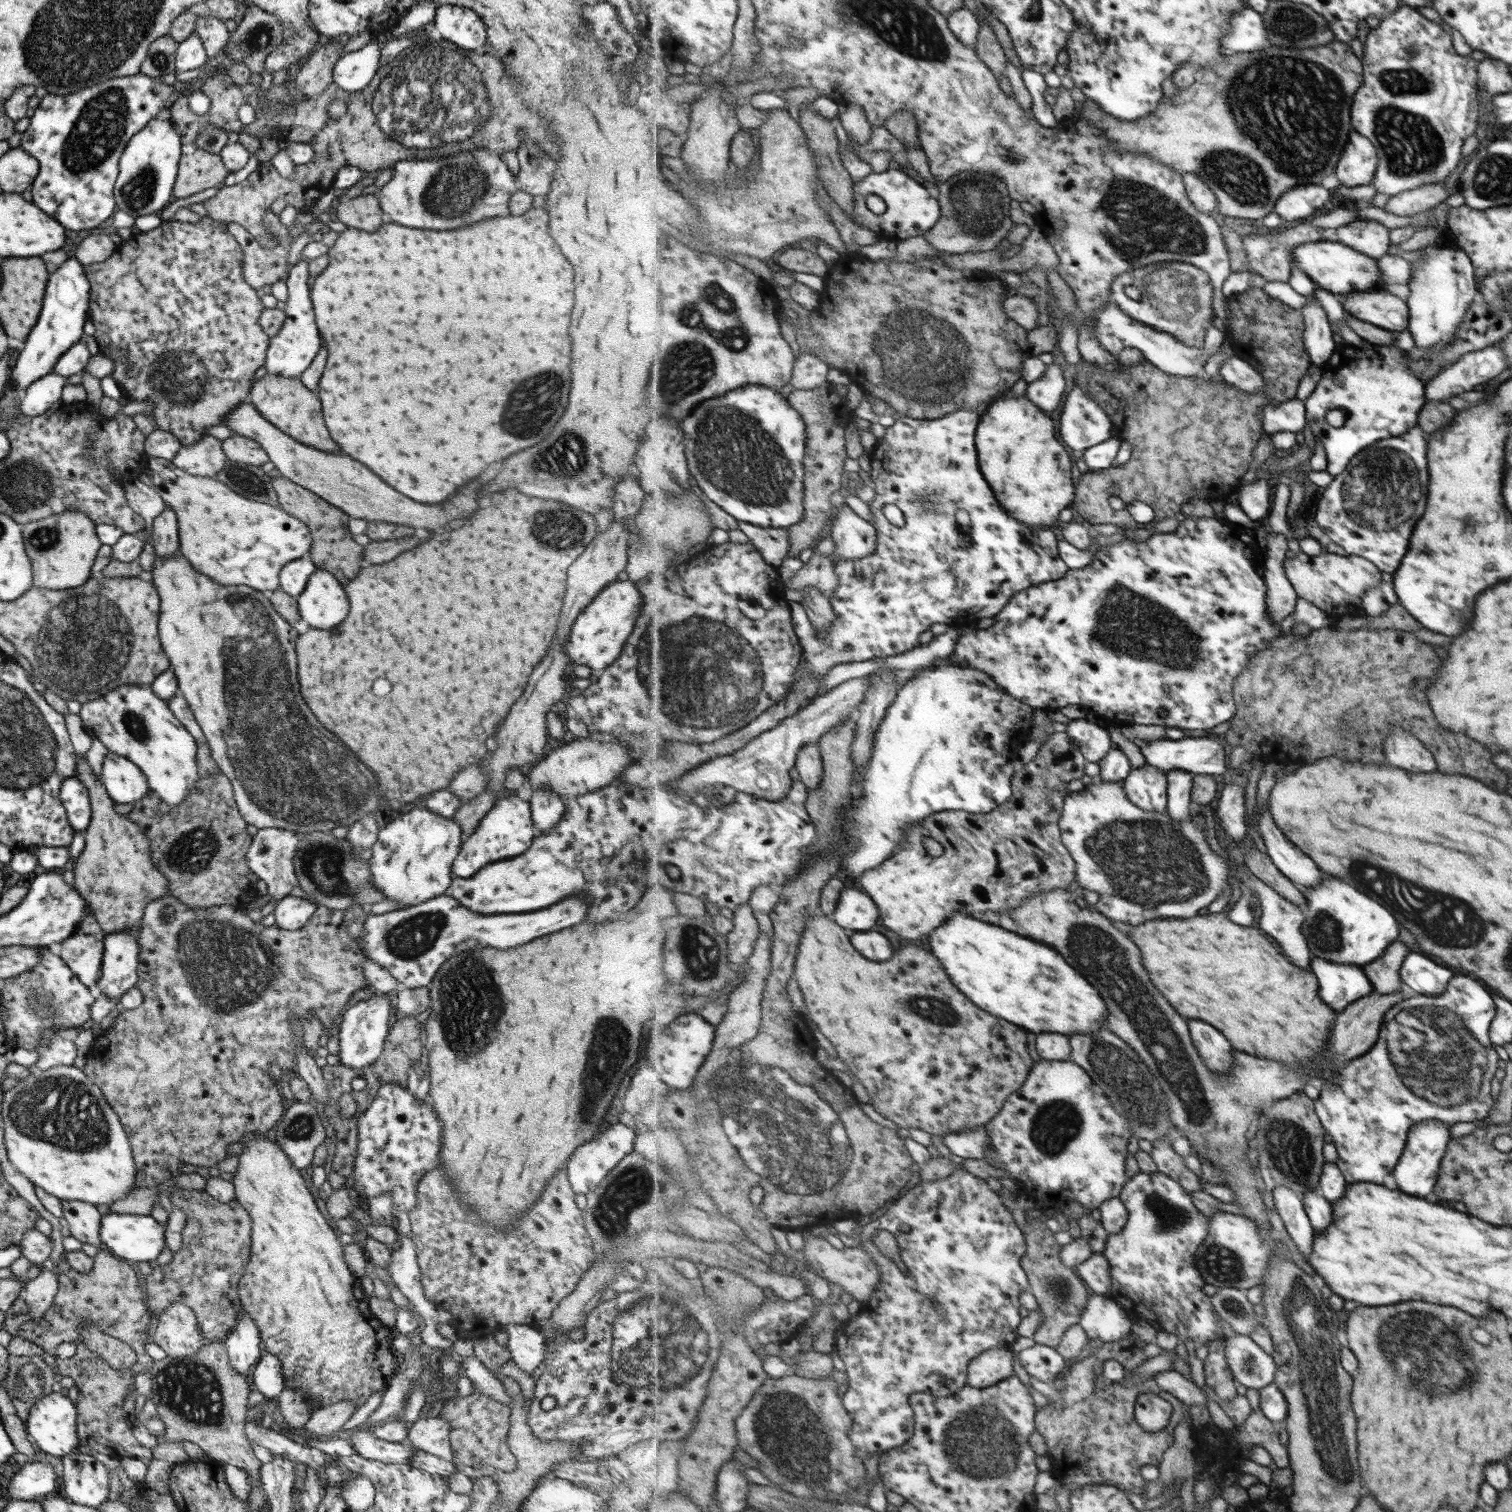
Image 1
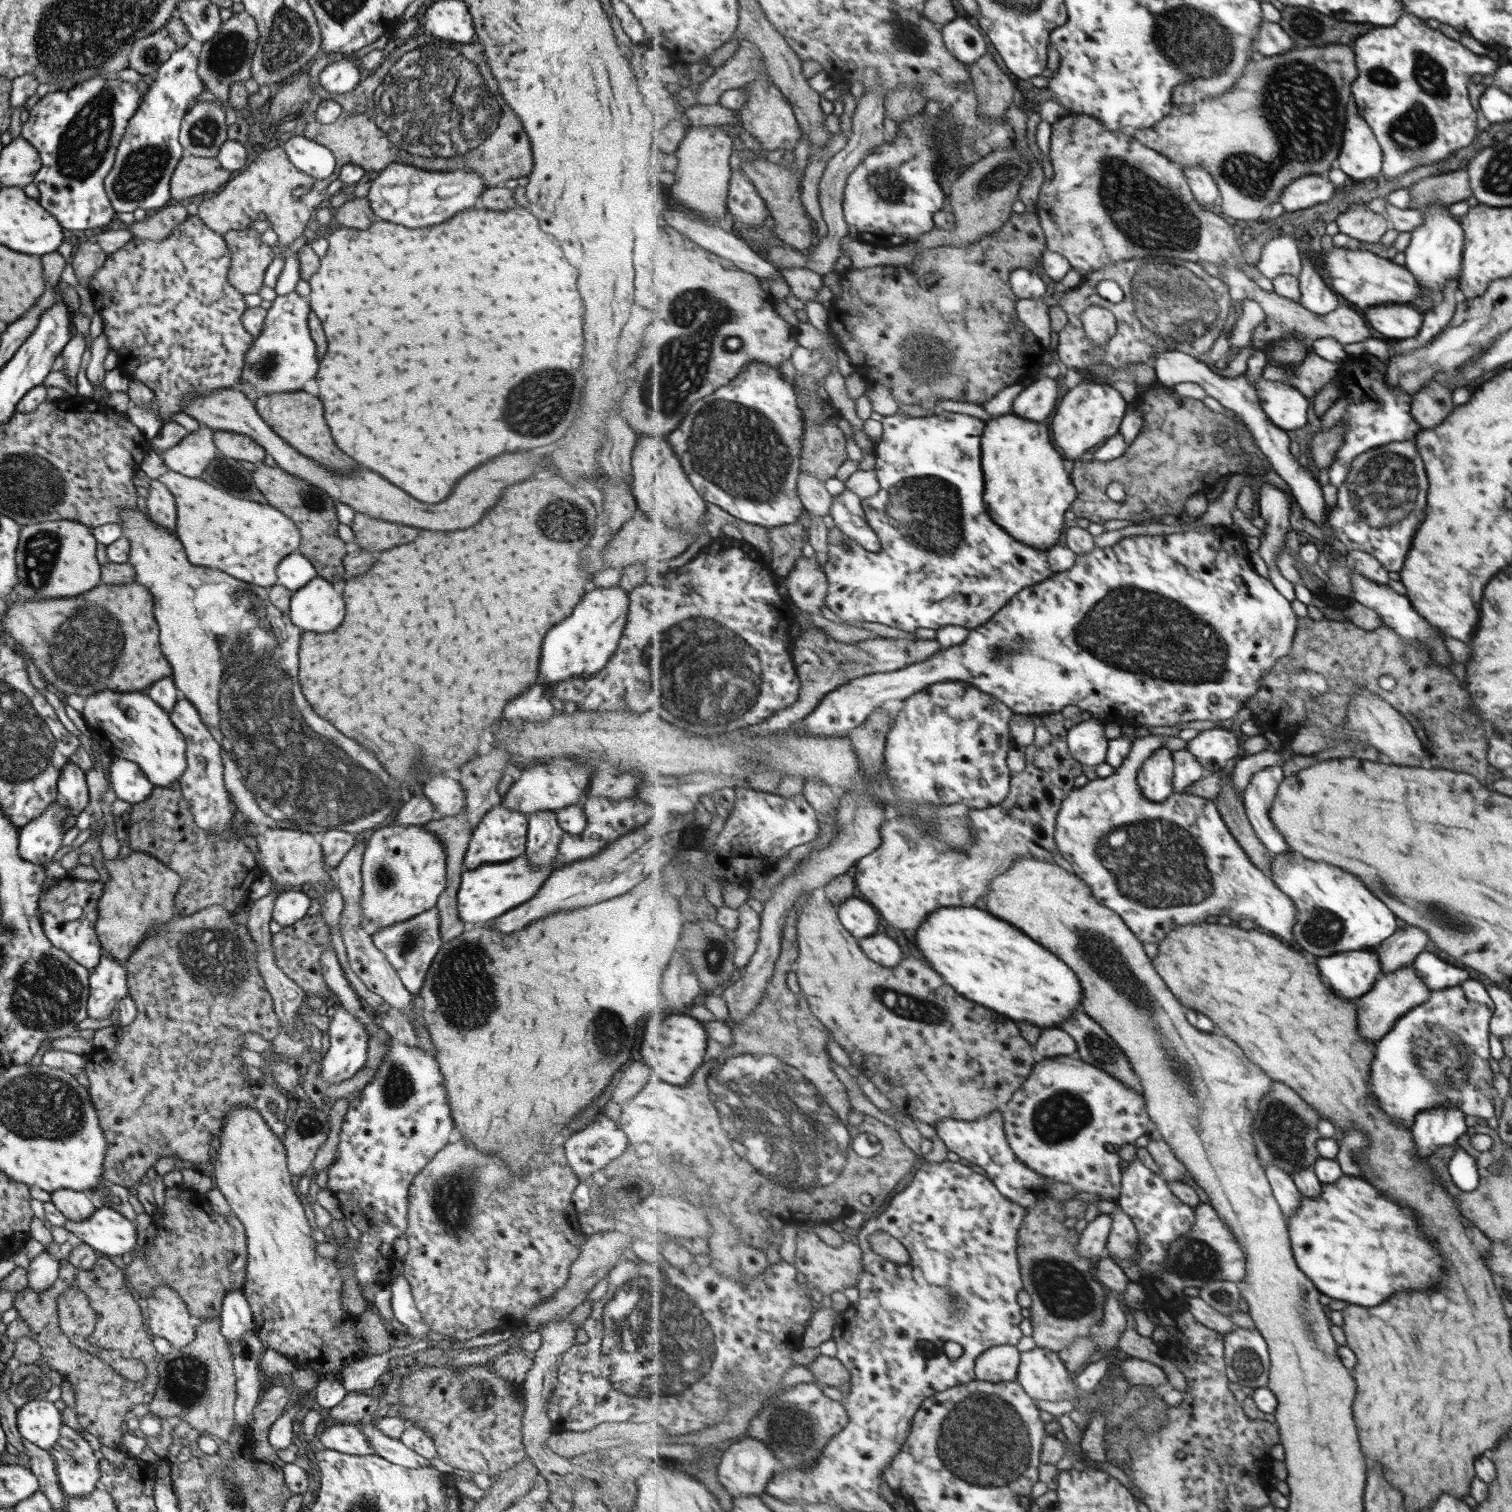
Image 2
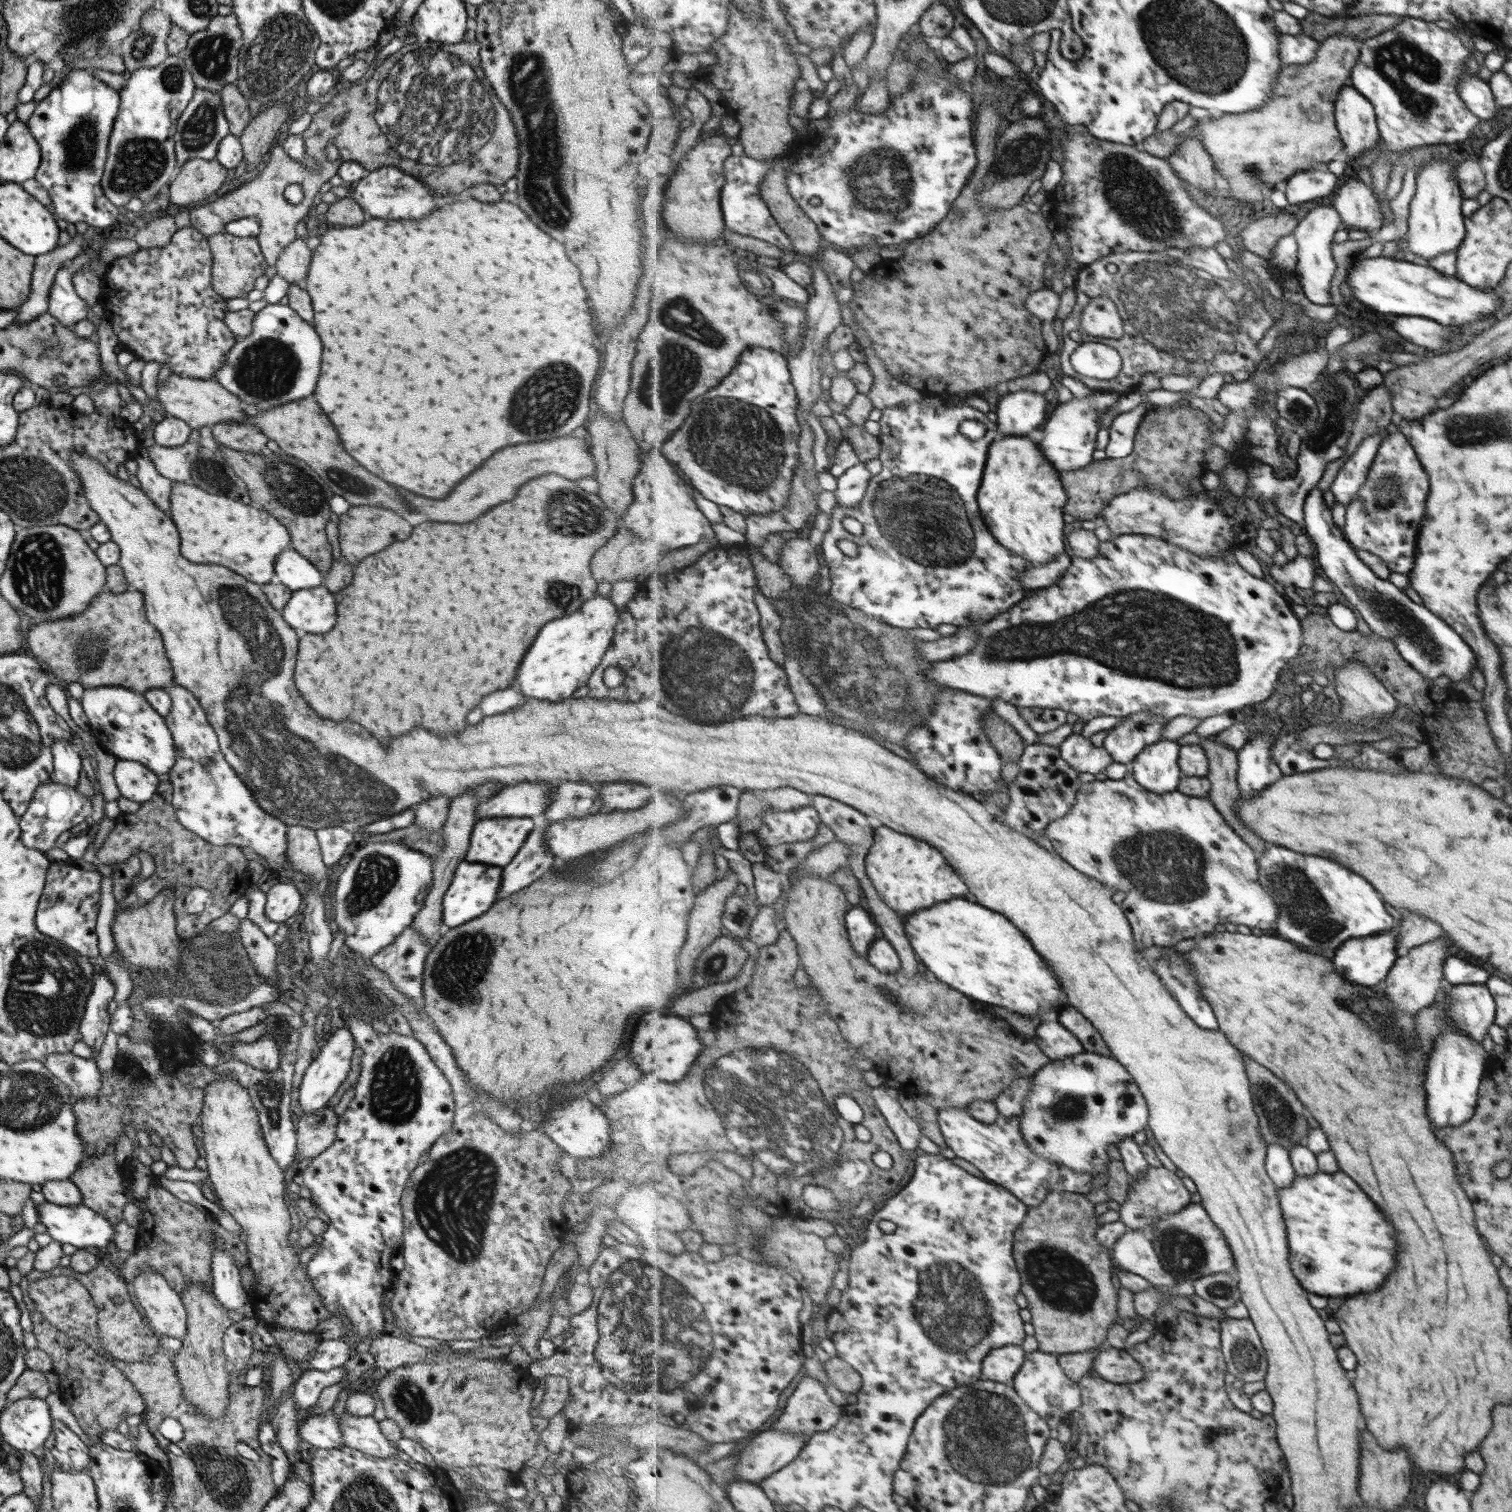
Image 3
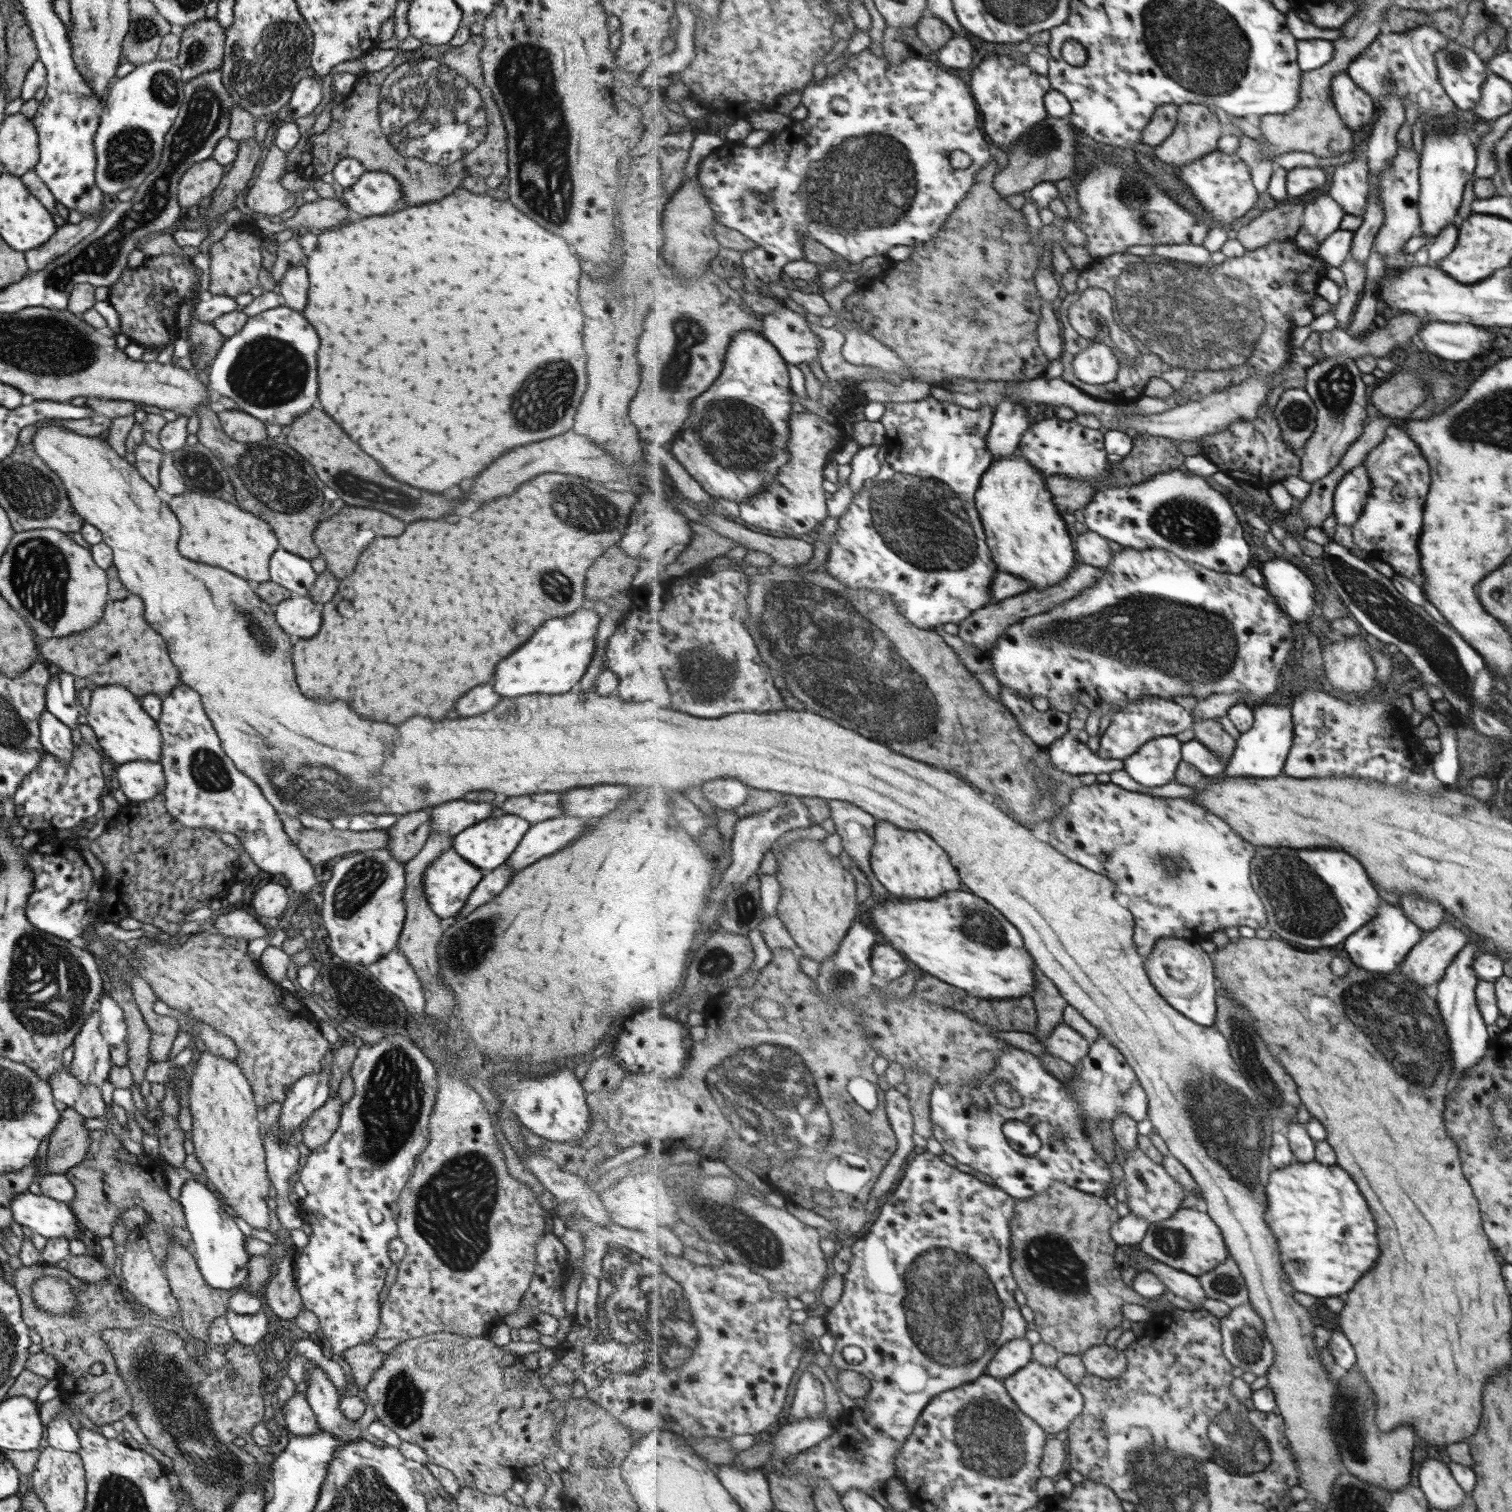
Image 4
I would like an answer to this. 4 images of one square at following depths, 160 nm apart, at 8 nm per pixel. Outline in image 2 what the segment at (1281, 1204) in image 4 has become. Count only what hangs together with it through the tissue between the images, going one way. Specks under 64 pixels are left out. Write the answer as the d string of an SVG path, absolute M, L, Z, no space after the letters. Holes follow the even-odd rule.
M1343 1174L1332 1184L1321 1185L1322 1194L1318 1198L1306 1198L1303 1194L1302 1206L1290 1220L1291 1240L1300 1269L1304 1268L1320 1284L1320 1292L1352 1304L1376 1306L1402 1290L1440 1286L1442 1258L1428 1244L1420 1226L1416 1224L1414 1228L1410 1210L1394 1204L1378 1194L1374 1186L1354 1176ZM1398 1228L1400 1234L1372 1234L1398 1232Z

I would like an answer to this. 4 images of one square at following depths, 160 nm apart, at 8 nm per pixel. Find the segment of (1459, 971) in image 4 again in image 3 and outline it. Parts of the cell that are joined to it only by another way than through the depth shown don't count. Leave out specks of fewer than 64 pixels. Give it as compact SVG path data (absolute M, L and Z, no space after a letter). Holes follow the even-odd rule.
M1440 1022L1440 1029L1442 1029L1441 1033L1435 1038L1435 1045L1433 1046L1433 1050L1429 1056L1429 1060L1427 1061L1427 1069L1426 1069L1426 1096L1427 1096L1427 1110L1428 1116L1430 1116L1430 1120L1432 1120L1432 1126L1434 1130L1438 1130L1439 1128L1444 1127L1459 1127L1470 1120L1473 1117L1475 1106L1477 1105L1478 1100L1478 1091L1481 1088L1479 1085L1481 1083L1483 1075L1486 1073L1486 1063L1485 1060L1488 1059L1488 1054L1484 1047L1482 1047L1482 1043L1475 1041L1472 1037L1469 1037L1466 1033L1463 1033L1460 1030L1456 1030L1456 1028L1452 1028L1448 1022Z

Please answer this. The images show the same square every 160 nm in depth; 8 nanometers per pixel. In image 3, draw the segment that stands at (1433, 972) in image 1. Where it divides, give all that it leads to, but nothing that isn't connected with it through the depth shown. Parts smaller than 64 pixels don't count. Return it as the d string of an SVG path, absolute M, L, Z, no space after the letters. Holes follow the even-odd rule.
M1454 954L1445 960L1443 971L1444 982L1453 985L1485 984L1491 977L1490 972L1480 964L1474 964Z

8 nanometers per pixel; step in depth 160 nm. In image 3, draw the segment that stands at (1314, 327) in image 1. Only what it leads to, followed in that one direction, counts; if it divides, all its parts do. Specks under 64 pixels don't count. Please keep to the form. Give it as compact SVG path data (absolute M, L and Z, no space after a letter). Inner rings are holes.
M1330 201L1313 208L1298 225L1295 235L1298 237L1299 266L1295 274L1298 276L1306 295L1312 303L1322 306L1333 305L1330 288L1332 278L1336 274L1336 262L1332 257L1330 246L1333 243L1335 232L1340 224L1343 224L1340 213L1333 207Z

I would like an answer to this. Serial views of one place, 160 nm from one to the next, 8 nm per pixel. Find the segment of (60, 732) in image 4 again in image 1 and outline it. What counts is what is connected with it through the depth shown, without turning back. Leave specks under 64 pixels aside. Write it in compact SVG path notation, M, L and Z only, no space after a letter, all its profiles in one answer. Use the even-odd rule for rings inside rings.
M76 777L66 778L61 786L59 799L74 832L79 830L84 833L92 818L91 802L84 784Z

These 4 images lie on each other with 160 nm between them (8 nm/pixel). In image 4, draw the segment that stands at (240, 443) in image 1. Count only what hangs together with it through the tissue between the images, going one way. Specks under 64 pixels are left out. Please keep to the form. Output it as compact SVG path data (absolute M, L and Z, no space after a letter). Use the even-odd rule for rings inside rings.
M218 408L218 416L224 432L232 440L259 443L268 437L265 422L241 409Z

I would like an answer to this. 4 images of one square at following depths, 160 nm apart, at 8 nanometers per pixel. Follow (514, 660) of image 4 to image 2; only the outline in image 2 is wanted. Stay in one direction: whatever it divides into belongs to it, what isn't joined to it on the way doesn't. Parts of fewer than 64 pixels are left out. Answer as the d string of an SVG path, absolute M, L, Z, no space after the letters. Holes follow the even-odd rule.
M619 585L616 587L608 587L608 588L593 587L591 590L588 590L587 593L580 599L580 602L578 604L576 604L576 608L574 608L574 612L572 612L572 616L568 616L568 618L566 618L566 620L562 620L562 624L556 624L556 626L554 626L554 628L550 628L550 630L548 630L548 636L546 636L546 642L544 642L544 646L542 646L542 658L540 658L540 672L538 672L538 684L540 684L540 686L542 686L542 689L544 689L544 695L553 704L553 707L556 711L564 711L564 703L562 702L562 700L560 700L555 695L555 689L554 689L554 695L548 696L545 688L547 688L547 686L557 686L558 682L562 682L562 680L568 680L568 678L574 679L574 678L576 678L576 676L586 676L587 674L590 676L593 676L594 674L597 674L597 672L600 672L600 669L604 668L604 665L608 662L608 659L612 656L612 654L614 654L614 651L616 650L616 647L618 646L620 637L622 636L622 631L624 630L624 626L626 626L628 611L629 611L629 593L626 592L622 587L620 587Z

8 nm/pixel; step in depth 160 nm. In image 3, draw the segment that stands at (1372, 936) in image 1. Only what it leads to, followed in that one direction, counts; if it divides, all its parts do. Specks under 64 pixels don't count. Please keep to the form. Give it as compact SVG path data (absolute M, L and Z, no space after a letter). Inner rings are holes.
M1274 846L1272 850L1268 848L1262 853L1259 863L1264 889L1275 897L1282 912L1276 922L1279 936L1298 944L1304 944L1308 948L1334 950L1348 939L1377 935L1394 928L1394 919L1386 912L1384 902L1380 900L1380 894L1372 888L1372 884L1366 882L1362 876L1354 874L1352 870L1340 866L1334 860L1328 860L1322 856L1306 856L1300 852L1292 852L1290 848L1284 848L1284 846Z

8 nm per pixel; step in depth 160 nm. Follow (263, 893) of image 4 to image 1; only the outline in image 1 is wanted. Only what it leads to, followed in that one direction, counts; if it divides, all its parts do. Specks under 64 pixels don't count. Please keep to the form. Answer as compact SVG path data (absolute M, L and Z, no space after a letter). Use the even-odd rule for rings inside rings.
M286 895L277 901L273 910L275 924L278 925L278 928L284 930L301 929L311 919L317 907L307 899Z

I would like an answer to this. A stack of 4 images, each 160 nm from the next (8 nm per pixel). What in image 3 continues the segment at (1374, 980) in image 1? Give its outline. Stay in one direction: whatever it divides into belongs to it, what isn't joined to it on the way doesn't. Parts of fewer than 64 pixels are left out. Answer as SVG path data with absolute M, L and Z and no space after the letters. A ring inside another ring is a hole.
M1402 912L1402 926L1397 933L1396 946L1399 956L1426 943L1444 937L1443 927L1435 920L1413 912Z

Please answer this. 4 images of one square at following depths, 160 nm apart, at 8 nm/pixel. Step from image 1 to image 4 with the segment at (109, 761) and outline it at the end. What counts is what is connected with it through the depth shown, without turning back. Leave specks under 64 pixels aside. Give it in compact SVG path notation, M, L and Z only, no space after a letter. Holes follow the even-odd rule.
M133 761L117 767L116 776L128 800L142 802L154 798L166 787L159 762Z

